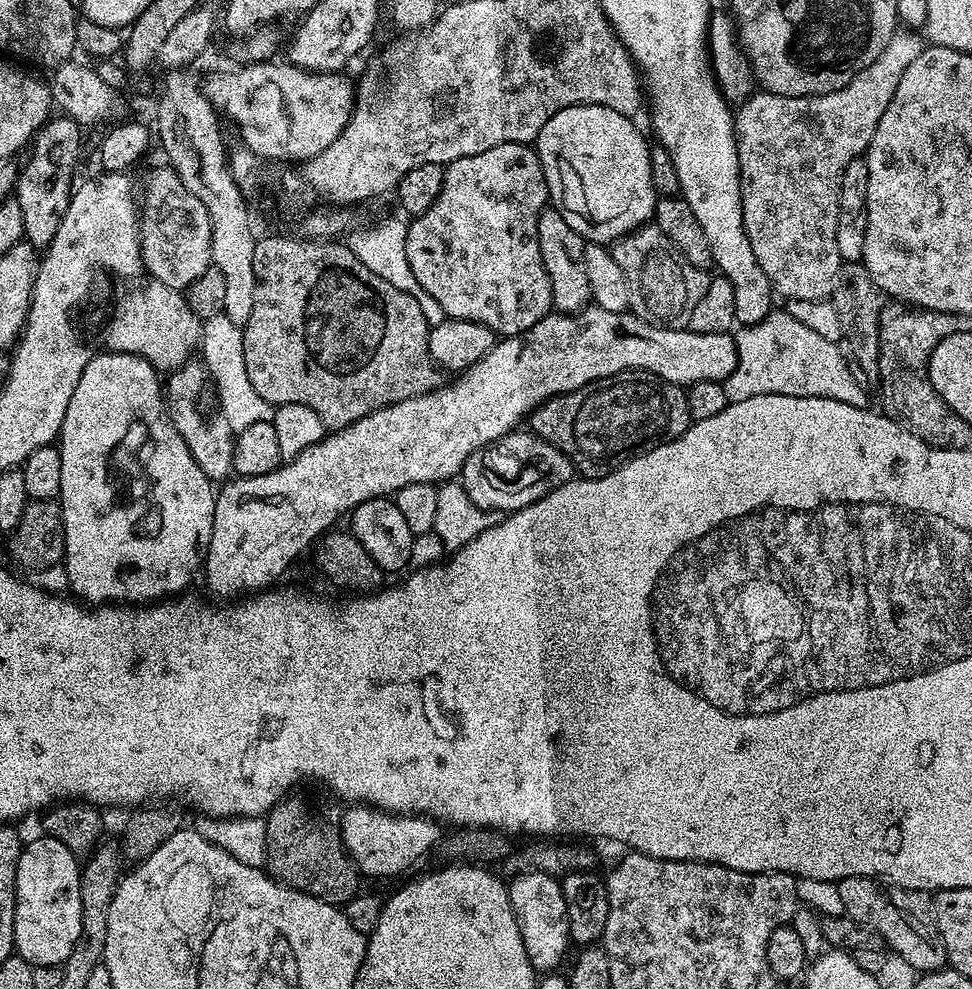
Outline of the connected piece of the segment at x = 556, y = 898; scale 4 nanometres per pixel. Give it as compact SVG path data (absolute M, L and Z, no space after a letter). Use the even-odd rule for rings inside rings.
M523 872L508 884L508 897L518 922L518 930L522 934L522 946L526 946L526 958L530 958L537 973L557 971L570 949L566 898L562 894L561 881L555 876Z

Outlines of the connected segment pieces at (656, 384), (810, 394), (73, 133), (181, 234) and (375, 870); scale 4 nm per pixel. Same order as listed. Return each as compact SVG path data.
M639 370L619 372L617 376L595 380L573 392L551 396L532 411L531 420L531 431L562 450L562 454L570 458L573 469L586 480L602 478L635 456L641 456L666 442L677 440L688 429L689 424L693 423L688 409L688 393L681 385L666 382L653 372Z
M773 310L762 322L737 327L734 339L736 369L722 382L729 402L774 394L790 398L830 398L855 408L869 407L868 392L852 373L849 357L840 353L841 345L822 338L822 334L798 322L788 311Z
M56 114L49 118L30 141L28 161L19 169L14 189L14 199L22 206L22 222L24 223L24 240L37 250L43 250L54 242L54 234L58 234L58 226L66 214L66 206L70 206L70 198L74 191L72 179L76 176L76 167L80 164L80 132L81 125L70 117Z
M171 166L156 168L148 176L148 189L142 196L142 211L140 212L140 259L143 269L153 280L162 282L164 286L185 290L195 279L201 278L212 264L212 227L210 214L206 206L178 178Z
M348 806L339 817L344 849L361 877L400 876L420 859L427 857L442 839L437 821L419 814L393 814L371 806Z

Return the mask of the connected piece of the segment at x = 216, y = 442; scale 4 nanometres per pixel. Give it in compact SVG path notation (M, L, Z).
M193 358L167 373L166 383L163 385L164 399L168 401L168 412L172 415L178 434L182 434L190 454L194 454L194 462L202 466L202 474L206 474L206 478L213 482L224 482L233 475L234 433L222 415L216 414L213 420L207 420L200 413L200 399L204 396L207 384L210 384L208 369L199 359Z

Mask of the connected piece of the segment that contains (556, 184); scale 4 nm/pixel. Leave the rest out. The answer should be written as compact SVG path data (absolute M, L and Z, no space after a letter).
M579 104L558 110L558 114L554 114L536 135L534 147L548 183L551 207L559 210L562 218L566 218L572 229L578 230L585 242L611 245L653 219L658 197L650 178L650 144L636 129L636 122L618 110L610 110L610 106Z

